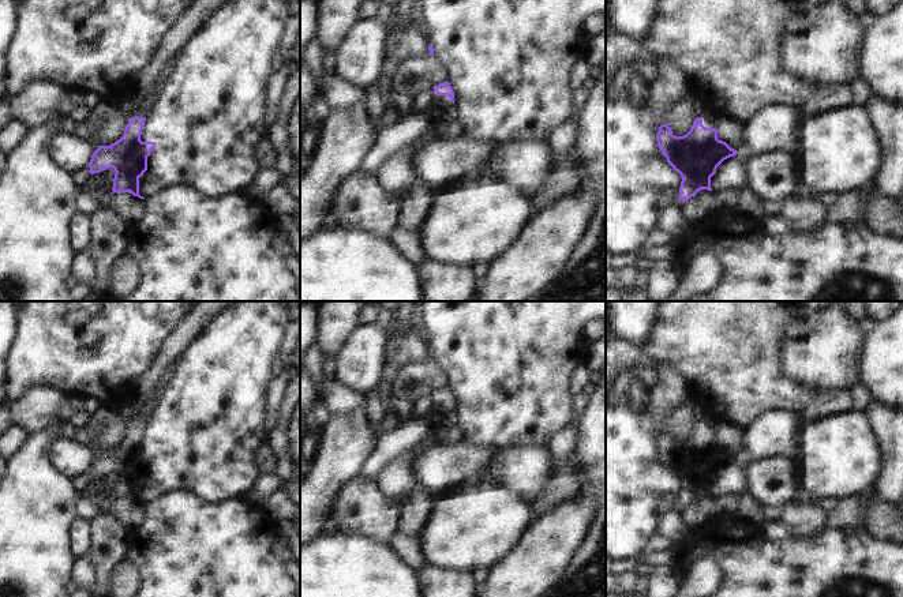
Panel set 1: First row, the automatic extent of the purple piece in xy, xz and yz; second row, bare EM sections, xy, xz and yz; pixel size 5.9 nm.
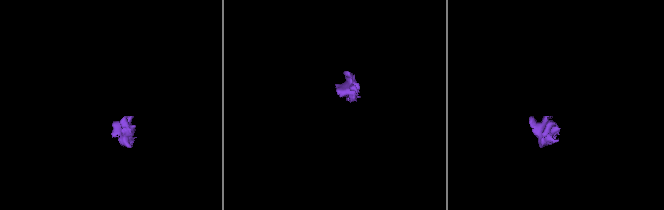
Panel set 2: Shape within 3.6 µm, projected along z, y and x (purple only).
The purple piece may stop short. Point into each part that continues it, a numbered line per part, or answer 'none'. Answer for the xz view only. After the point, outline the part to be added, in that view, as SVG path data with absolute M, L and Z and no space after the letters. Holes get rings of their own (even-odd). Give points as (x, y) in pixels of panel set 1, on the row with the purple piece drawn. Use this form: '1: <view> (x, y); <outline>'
1: xz (441, 101); M434 85L430 90L431 90L431 95L432 95L432 104L434 106L441 108L442 110L446 110L452 106L454 106L453 101L450 100L450 97L447 95L438 95L434 90L434 87L438 85Z

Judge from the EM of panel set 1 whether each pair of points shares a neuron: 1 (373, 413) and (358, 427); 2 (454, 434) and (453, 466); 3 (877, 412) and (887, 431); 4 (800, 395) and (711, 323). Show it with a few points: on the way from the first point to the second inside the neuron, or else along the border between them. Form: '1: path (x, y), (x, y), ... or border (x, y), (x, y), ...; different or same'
1: border (364, 406), (364, 417), (378, 428); different
2: border (457, 442), (430, 447), (424, 454); different
3: path (879, 416), (887, 427); same
4: path (778, 390), (733, 345); same

